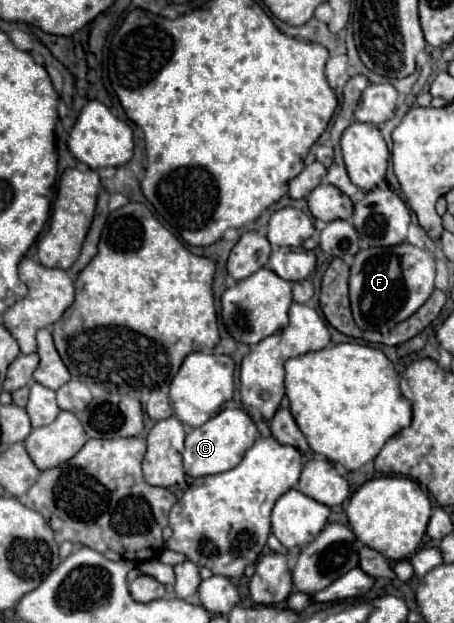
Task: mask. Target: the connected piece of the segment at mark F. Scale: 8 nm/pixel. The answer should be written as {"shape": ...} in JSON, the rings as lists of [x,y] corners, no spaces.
{"shape":[[[409,243],[395,247],[375,247],[365,249],[355,255],[349,277],[349,297],[351,311],[357,327],[369,329],[391,329],[397,323],[411,317],[433,293],[435,279],[435,259],[429,251],[419,249]]]}

